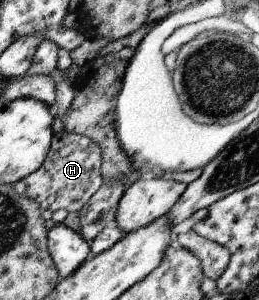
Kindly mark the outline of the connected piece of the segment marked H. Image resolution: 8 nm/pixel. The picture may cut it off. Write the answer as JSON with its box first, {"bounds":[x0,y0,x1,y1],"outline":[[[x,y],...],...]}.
{"bounds":[23,130,103,212],"outline":[[[64,130],[56,132],[54,133],[53,142],[50,144],[50,152],[42,166],[23,180],[26,186],[25,195],[31,200],[37,201],[42,210],[47,209],[54,212],[59,208],[65,208],[67,212],[80,211],[103,183],[101,165],[102,152],[97,143],[79,133],[68,133]]]}

